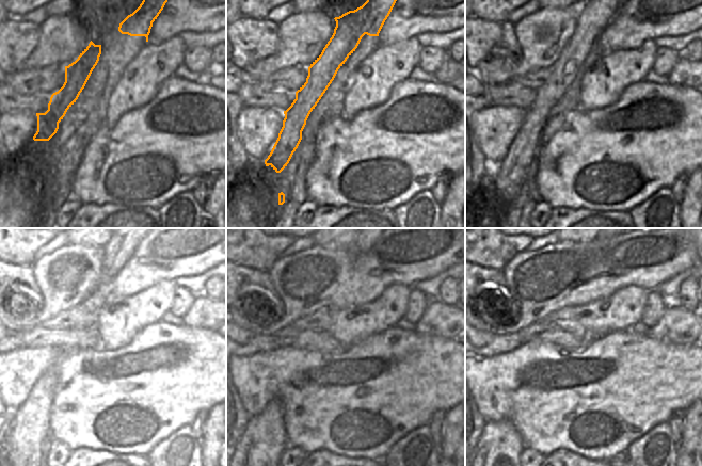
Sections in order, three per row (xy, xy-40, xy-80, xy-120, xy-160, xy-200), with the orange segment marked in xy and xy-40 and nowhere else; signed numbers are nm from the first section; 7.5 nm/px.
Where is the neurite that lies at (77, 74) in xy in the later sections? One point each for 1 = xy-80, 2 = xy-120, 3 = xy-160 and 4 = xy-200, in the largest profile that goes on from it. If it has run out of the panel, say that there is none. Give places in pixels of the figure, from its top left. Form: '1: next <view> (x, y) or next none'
1: next xy-80 (507, 179)
2: next xy-120 (29, 426)
3: next xy-160 (264, 439)
4: next xy-200 (499, 445)

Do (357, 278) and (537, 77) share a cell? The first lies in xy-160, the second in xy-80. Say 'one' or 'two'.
two

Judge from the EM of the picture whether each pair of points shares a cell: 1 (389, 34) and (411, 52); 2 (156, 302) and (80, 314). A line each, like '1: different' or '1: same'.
1: different
2: same

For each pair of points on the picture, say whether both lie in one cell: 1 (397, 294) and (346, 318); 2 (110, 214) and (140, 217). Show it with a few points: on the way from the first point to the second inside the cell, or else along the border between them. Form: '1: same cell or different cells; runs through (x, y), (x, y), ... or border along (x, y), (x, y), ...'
1: same cell; runs through (384, 307), (375, 317), (359, 319)
2: same cell; runs through (117, 217), (132, 217)

